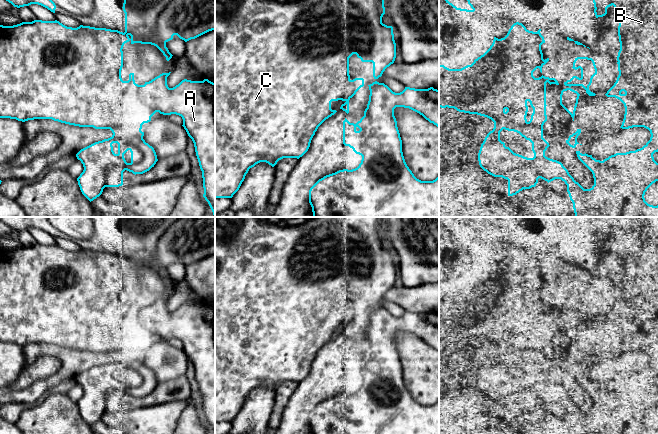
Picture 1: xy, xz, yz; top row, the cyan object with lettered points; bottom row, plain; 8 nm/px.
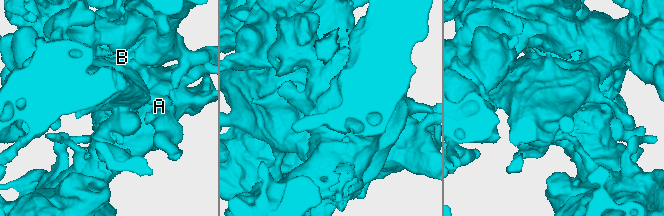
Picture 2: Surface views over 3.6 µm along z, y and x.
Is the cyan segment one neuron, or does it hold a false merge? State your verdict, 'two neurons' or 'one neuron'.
two neurons

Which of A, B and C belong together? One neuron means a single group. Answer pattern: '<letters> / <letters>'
A B / C

